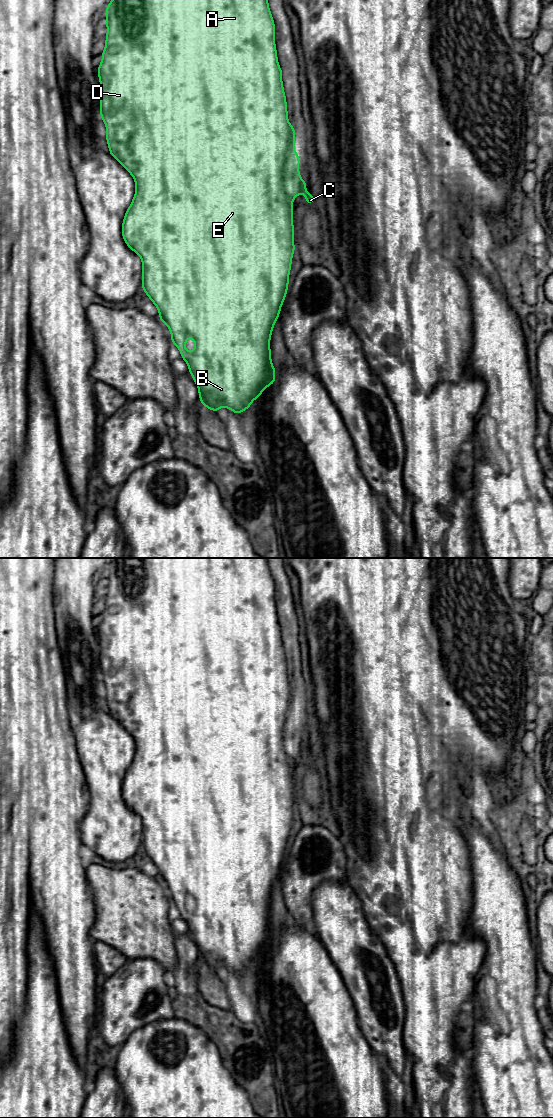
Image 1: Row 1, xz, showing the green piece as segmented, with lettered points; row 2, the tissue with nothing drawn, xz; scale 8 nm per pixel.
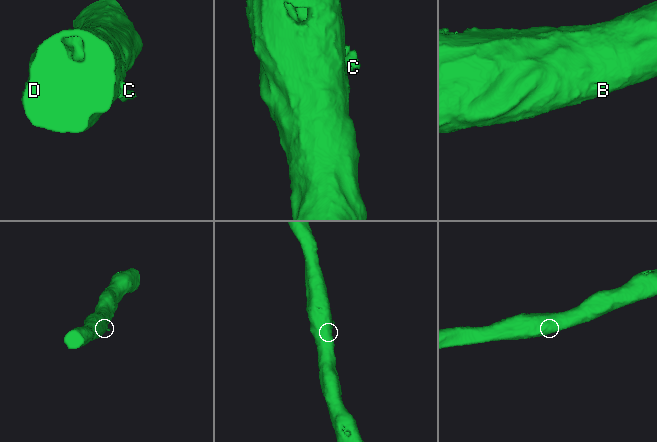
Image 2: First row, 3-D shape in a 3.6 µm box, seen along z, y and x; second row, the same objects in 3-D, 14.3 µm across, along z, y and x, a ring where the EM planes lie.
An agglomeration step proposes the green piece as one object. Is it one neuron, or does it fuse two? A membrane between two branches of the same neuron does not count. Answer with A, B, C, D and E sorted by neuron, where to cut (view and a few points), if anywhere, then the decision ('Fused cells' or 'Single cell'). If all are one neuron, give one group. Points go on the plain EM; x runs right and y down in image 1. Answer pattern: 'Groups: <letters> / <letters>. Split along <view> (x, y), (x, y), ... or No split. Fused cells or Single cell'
Groups: A B D E / C. Split along xz (293, 710), (286, 719), (283, 729), (283, 749), (291, 760). Fused cells

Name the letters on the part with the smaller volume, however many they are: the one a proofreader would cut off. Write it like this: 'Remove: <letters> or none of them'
Remove: C

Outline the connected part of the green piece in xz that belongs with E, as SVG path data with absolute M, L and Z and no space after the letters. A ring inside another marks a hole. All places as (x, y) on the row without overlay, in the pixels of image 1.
M113 558L106 566L106 580L104 583L108 589L105 596L106 605L101 613L102 622L97 628L100 641L100 677L106 685L106 701L109 713L132 735L136 745L135 755L123 779L122 797L126 805L141 817L142 850L157 867L160 881L167 885L171 892L170 901L179 909L181 918L188 924L188 933L192 934L192 939L198 947L200 963L216 974L219 968L224 966L232 970L237 976L247 968L252 967L251 962L254 959L257 960L264 949L276 941L276 929L271 921L270 899L274 884L279 878L280 870L287 854L292 817L296 809L293 801L295 791L292 772L293 762L285 752L283 746L285 721L295 706L295 688L288 681L286 655L282 643L283 631L280 629L277 619L275 583L268 565L268 558ZM189 897L192 897L195 902L192 913L189 913L185 907L185 903Z

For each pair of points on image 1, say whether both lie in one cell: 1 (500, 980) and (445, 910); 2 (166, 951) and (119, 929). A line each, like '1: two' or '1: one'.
1: two
2: one

